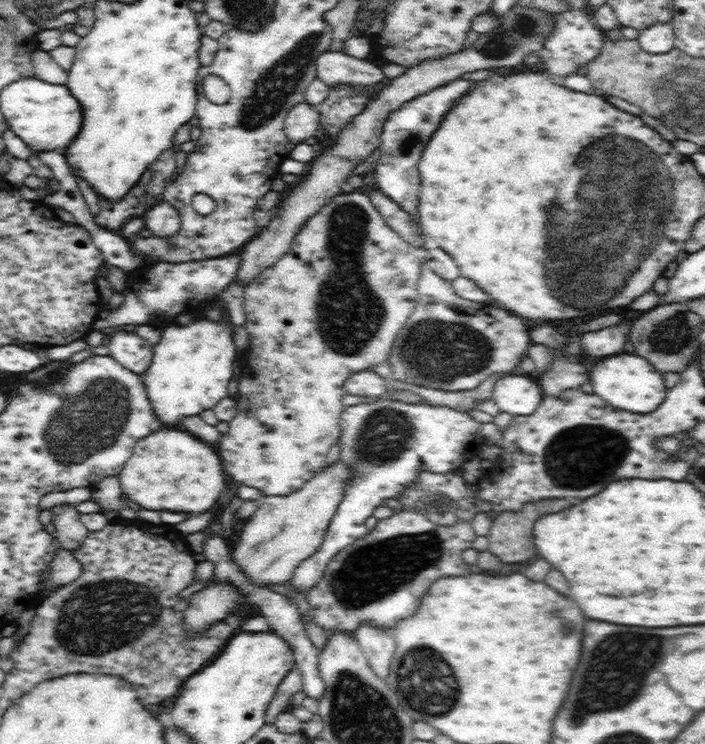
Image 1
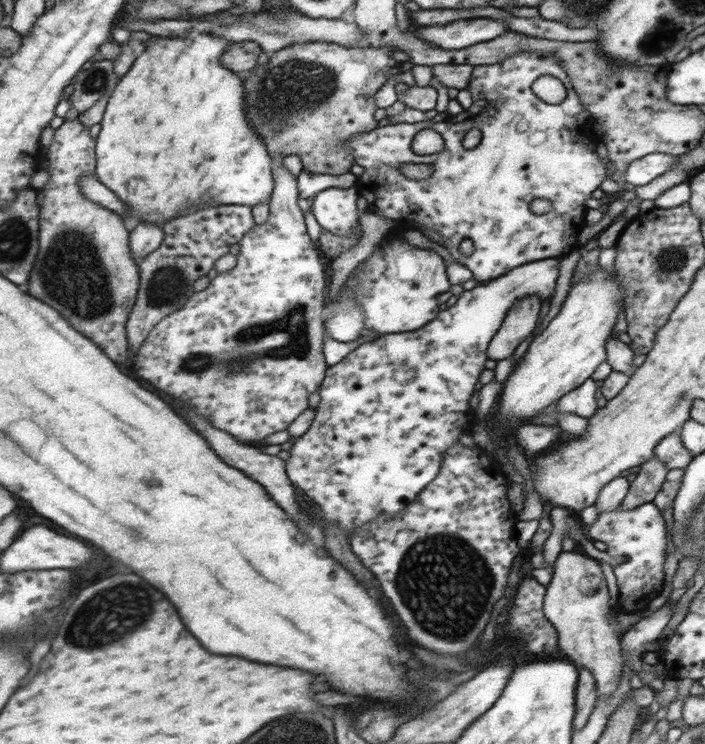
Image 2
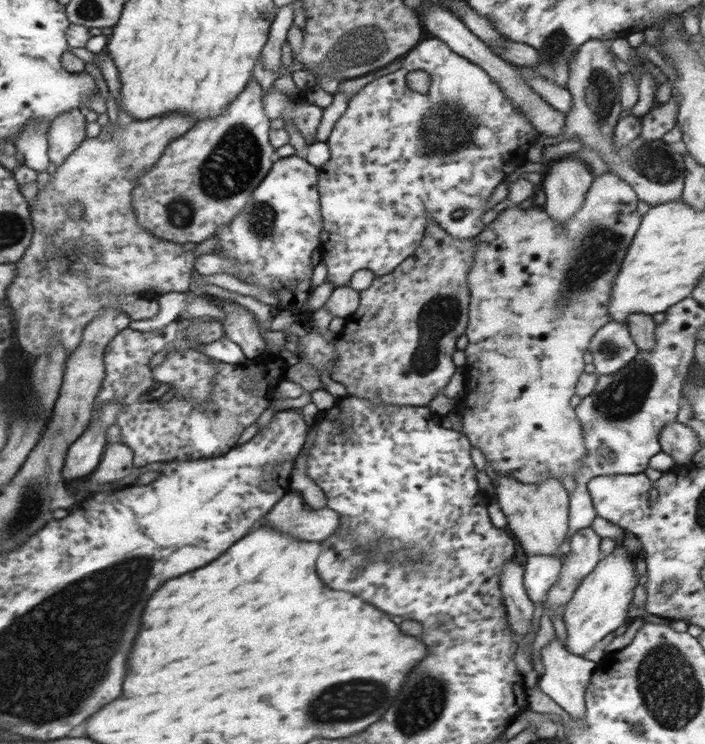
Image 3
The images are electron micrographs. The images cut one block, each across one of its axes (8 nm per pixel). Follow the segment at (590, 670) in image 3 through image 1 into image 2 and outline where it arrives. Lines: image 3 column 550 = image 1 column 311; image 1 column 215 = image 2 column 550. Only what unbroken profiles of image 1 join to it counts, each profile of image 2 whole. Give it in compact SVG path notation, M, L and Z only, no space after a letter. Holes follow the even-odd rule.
M552 508L552 520L553 528L551 535L545 541L543 546L543 558L545 560L546 567L533 569L528 574L538 583L547 586L553 576L553 565L558 555L562 552L562 540L564 540L564 535L569 533L568 531L568 516L570 510L565 508Z

